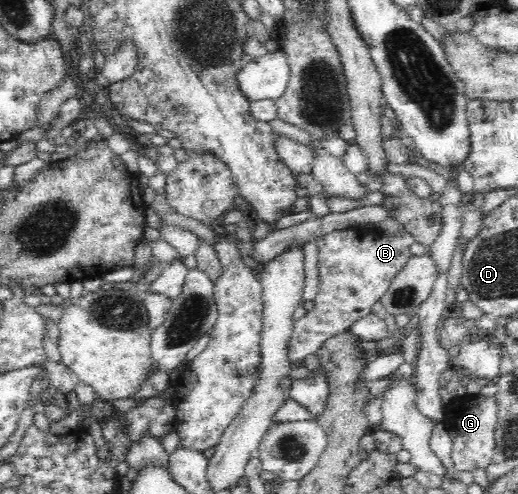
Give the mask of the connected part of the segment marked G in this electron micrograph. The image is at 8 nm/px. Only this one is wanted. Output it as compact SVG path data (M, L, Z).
M479 394L457 397L444 408L444 411L443 423L453 441L451 460L455 471L472 474L473 471L489 467L496 449L496 432L499 426L499 405L496 397L483 397Z

